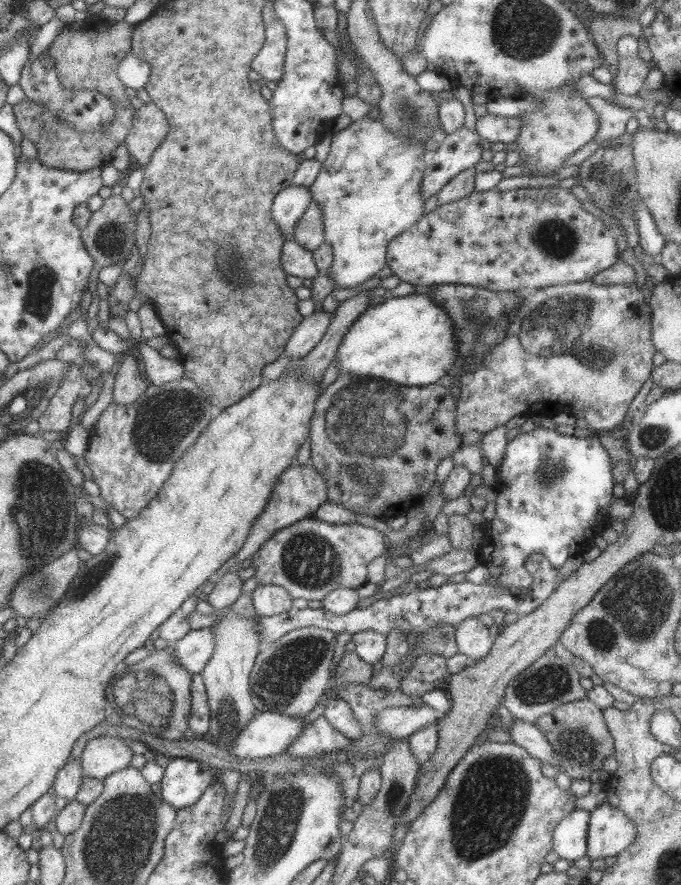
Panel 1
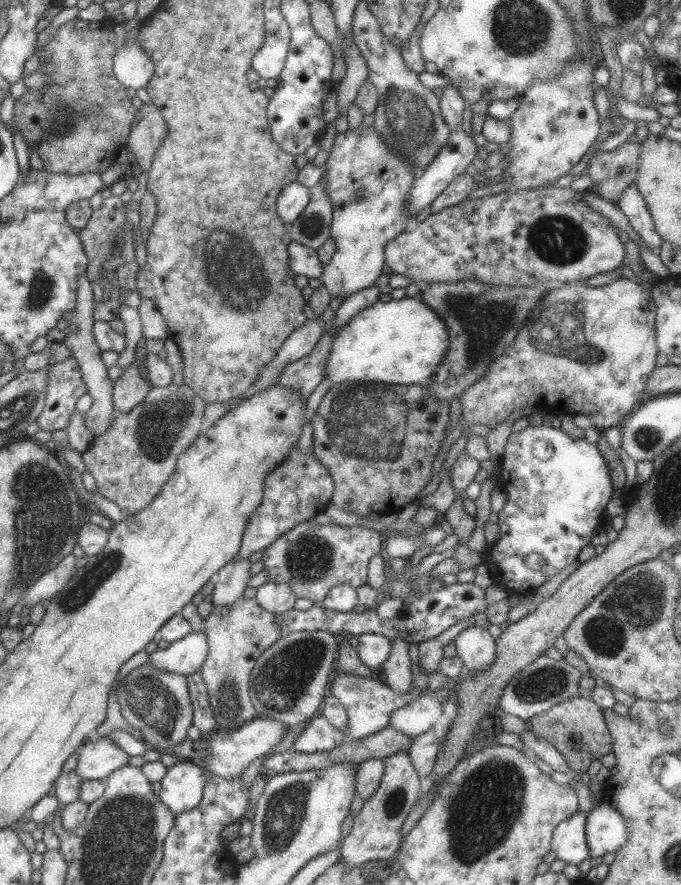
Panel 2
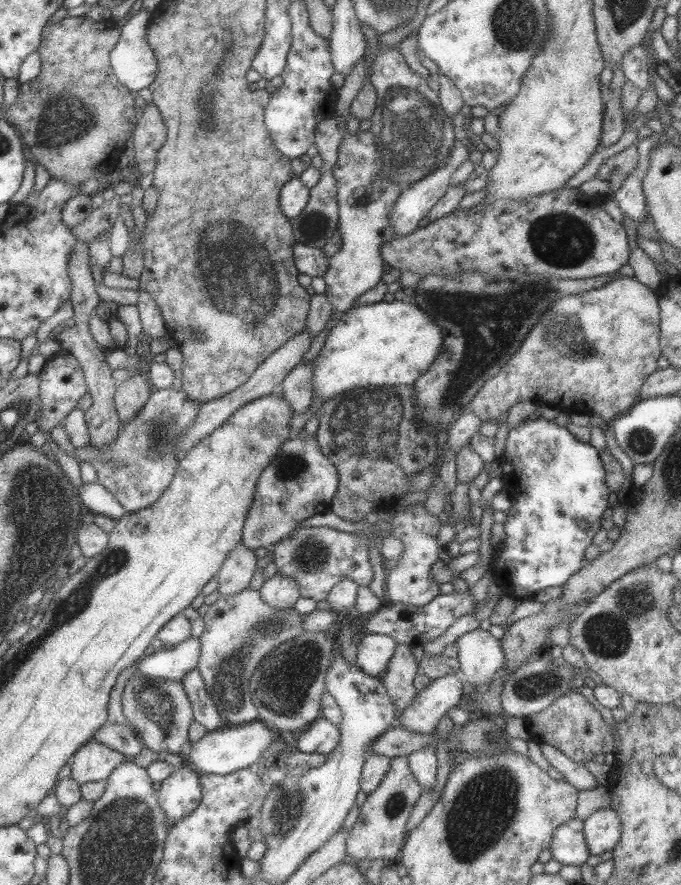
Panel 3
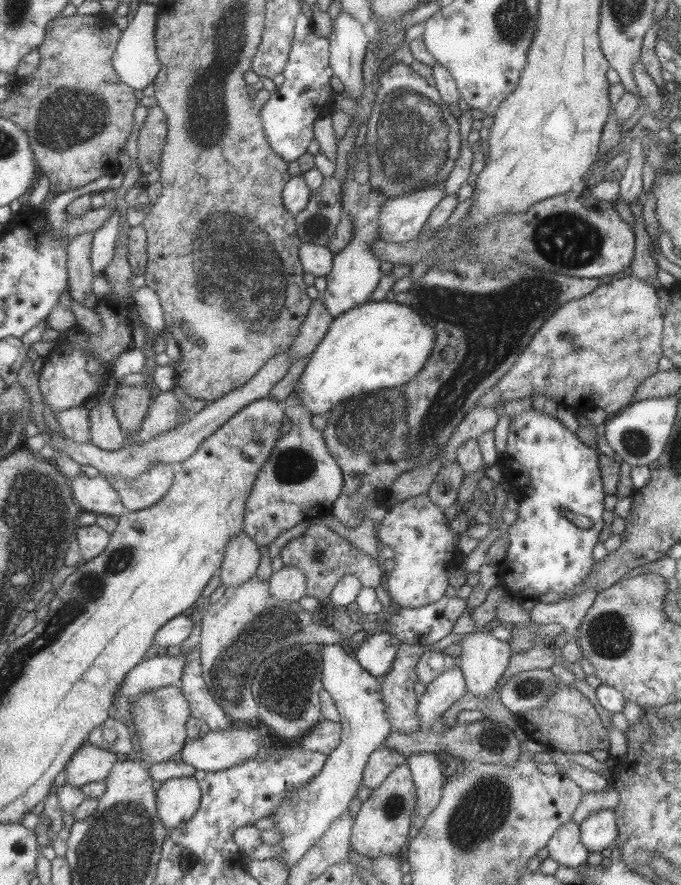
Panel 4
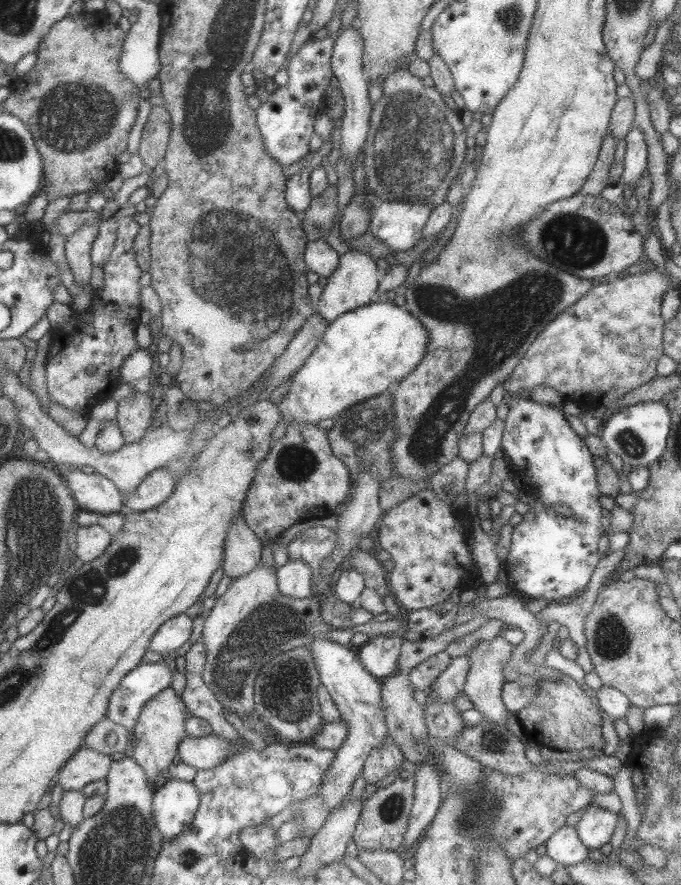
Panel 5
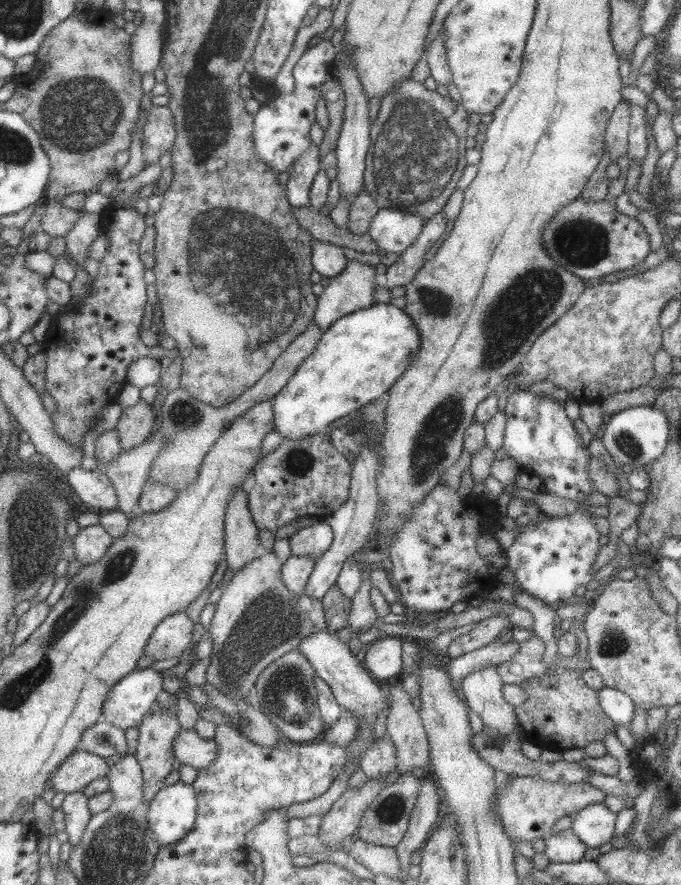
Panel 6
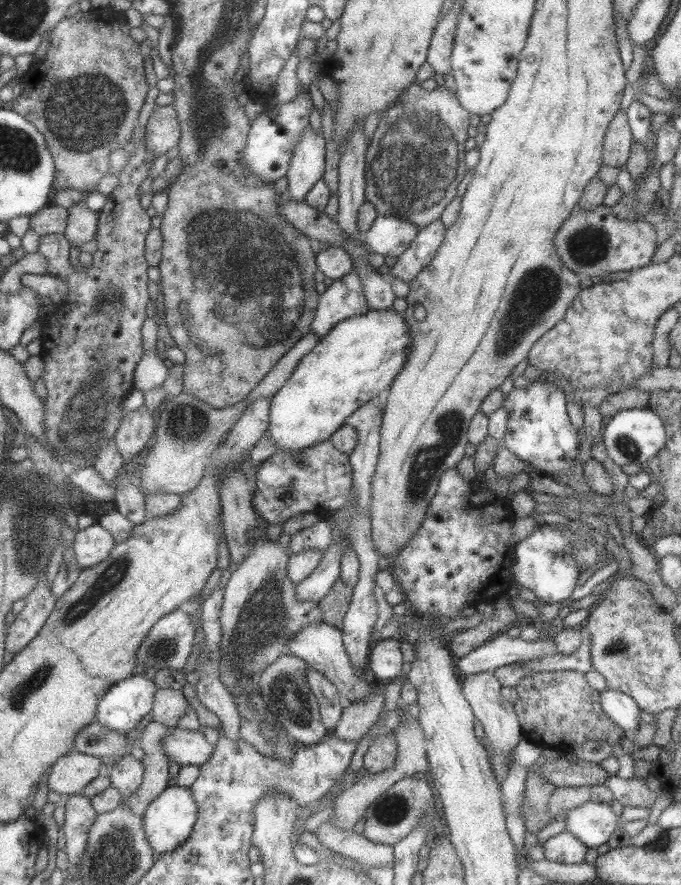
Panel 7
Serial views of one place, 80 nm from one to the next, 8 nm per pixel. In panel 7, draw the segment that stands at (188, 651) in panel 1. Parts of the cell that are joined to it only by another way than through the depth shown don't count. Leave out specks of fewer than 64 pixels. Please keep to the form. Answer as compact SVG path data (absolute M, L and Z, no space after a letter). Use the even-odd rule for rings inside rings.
M144 673L117 681L99 699L94 721L109 730L127 733L148 718L157 689Z

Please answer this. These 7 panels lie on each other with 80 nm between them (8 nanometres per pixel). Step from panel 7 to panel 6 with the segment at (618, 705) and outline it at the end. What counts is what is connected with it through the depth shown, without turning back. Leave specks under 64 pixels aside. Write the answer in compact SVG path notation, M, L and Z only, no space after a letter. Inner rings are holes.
M603 687L597 691L599 707L602 712L609 717L614 724L621 724L628 726L635 706L633 701L623 692L615 690L614 688Z

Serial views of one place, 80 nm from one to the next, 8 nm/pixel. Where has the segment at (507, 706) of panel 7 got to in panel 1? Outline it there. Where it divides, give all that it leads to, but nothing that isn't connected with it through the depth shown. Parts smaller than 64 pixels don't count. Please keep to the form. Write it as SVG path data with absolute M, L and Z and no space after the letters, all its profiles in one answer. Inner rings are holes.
M477 617L464 618L454 627L454 639L458 652L467 656L469 664L483 658L491 648L492 640Z

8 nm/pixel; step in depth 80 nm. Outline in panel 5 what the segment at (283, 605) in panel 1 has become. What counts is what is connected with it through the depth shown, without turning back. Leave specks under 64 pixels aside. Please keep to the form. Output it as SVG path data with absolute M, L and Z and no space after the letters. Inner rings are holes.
M287 561L275 569L277 592L294 600L307 600L311 592L311 569L301 561Z

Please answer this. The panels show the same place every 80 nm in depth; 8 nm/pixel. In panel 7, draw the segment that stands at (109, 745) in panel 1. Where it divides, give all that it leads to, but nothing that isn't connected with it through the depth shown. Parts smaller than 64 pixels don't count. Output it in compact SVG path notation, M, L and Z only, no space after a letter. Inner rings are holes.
M72 749L56 759L44 778L49 790L70 796L81 793L88 782L101 774L102 767L98 757Z

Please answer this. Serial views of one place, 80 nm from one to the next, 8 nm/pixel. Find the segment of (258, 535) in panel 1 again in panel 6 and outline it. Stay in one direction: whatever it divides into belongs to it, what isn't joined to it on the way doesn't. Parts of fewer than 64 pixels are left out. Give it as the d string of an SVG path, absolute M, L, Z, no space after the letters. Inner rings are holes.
M319 434L303 440L283 441L273 452L260 457L253 466L255 479L247 494L247 505L258 530L275 532L296 517L325 519L348 498L352 464L331 445L330 436Z

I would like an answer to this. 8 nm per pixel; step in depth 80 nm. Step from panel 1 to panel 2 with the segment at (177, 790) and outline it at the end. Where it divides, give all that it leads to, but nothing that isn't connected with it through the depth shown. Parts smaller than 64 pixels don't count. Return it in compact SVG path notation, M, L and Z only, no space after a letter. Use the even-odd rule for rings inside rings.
M179 760L167 767L159 781L159 800L174 814L195 808L203 787L210 778L208 770L191 760Z

